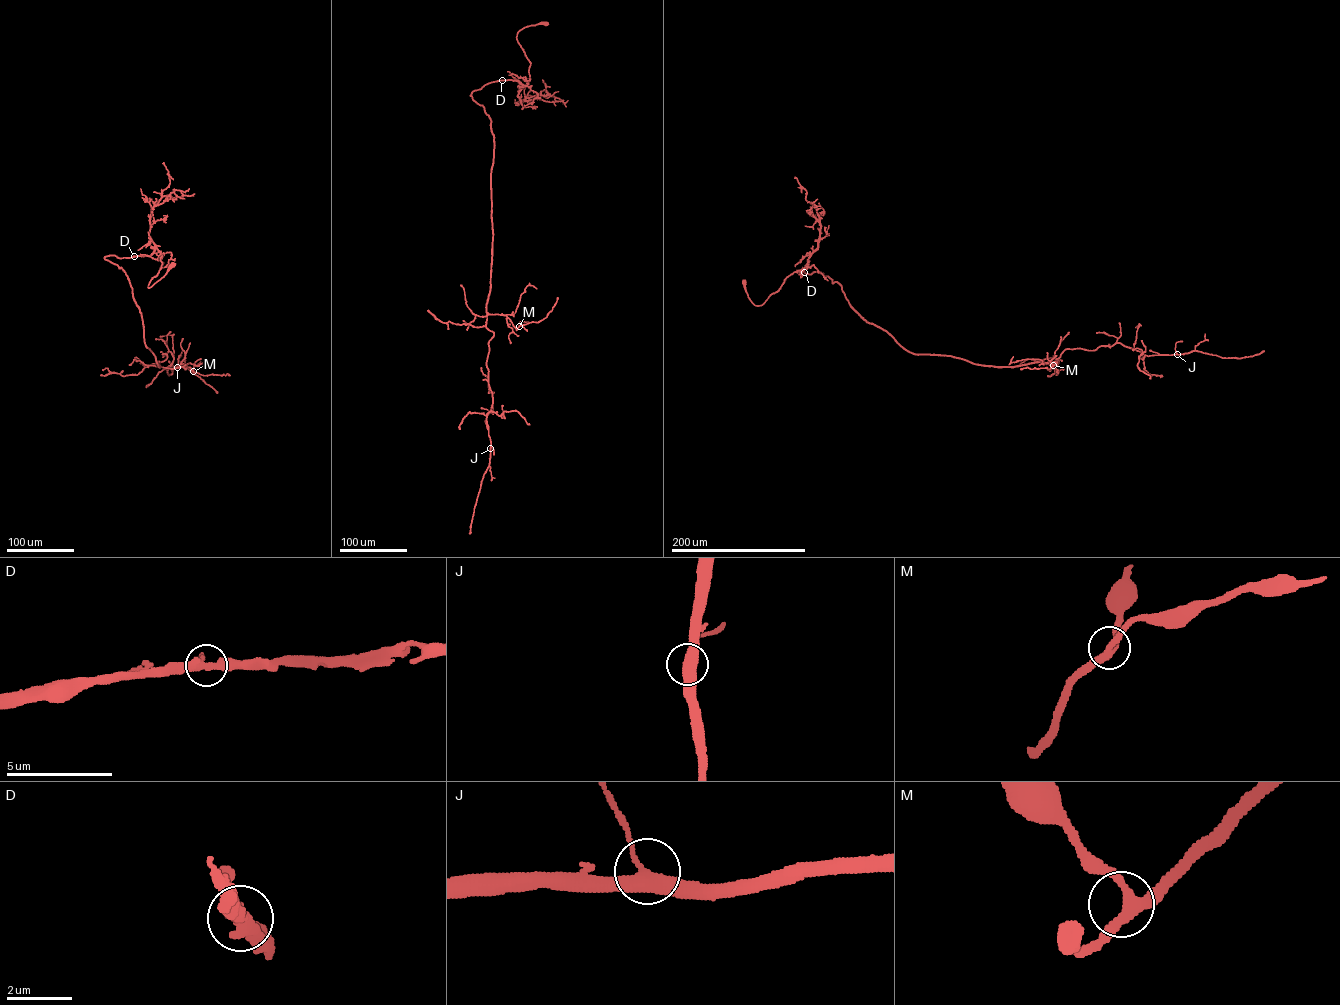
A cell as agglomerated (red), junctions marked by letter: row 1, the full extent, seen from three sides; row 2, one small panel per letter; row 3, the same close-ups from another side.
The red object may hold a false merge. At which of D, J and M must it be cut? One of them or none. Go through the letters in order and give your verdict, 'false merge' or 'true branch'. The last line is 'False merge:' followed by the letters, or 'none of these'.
D: true branch
J: true branch
M: true branch
False merge: none of these

